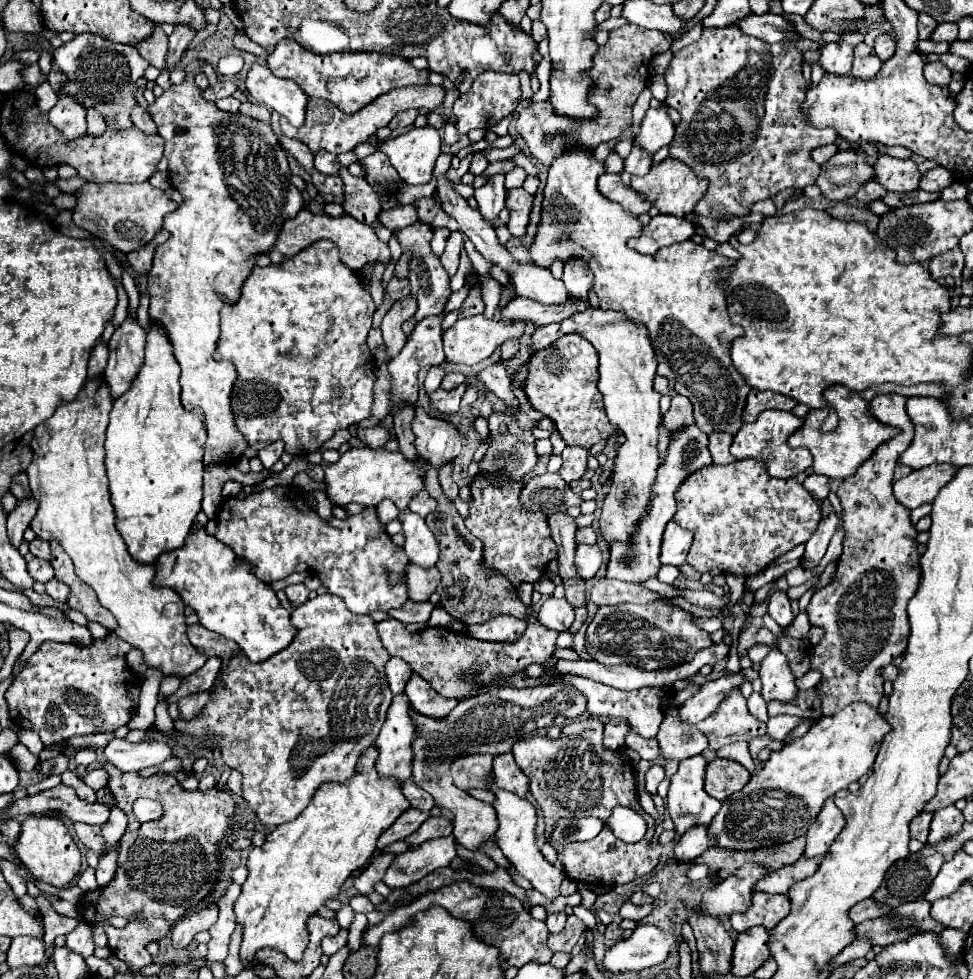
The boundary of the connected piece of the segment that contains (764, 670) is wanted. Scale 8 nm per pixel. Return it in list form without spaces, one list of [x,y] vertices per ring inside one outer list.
[[[772,648],[760,662],[760,680],[762,696],[766,702],[770,700],[790,702],[798,692],[788,658],[778,648]]]

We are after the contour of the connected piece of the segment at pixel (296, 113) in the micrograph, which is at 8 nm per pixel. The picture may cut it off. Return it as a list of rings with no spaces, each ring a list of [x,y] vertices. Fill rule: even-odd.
[[[252,64],[246,76],[246,90],[260,106],[268,106],[286,116],[292,126],[304,124],[308,96],[296,82],[274,76],[268,66]]]

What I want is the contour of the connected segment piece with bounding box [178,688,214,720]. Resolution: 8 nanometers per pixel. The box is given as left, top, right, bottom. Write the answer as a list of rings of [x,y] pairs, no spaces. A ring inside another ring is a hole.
[[[210,688],[210,690],[204,690],[204,692],[196,692],[196,694],[192,694],[192,696],[186,696],[186,698],[182,698],[182,700],[178,702],[180,718],[182,718],[182,720],[196,718],[196,716],[202,712],[204,704],[208,702],[208,698],[212,698],[212,692],[214,692],[214,688]]]

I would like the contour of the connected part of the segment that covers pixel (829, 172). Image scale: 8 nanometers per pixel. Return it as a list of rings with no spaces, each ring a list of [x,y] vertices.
[[[840,150],[830,160],[820,166],[820,176],[816,180],[822,194],[832,200],[848,200],[858,188],[874,178],[874,170],[866,164],[854,150]]]

